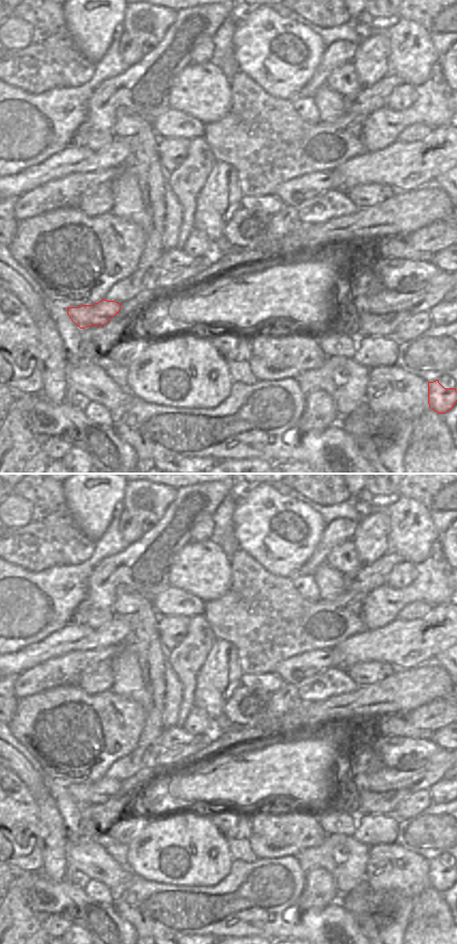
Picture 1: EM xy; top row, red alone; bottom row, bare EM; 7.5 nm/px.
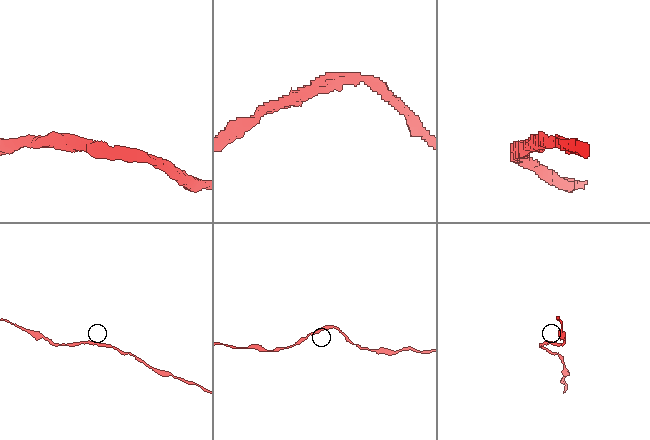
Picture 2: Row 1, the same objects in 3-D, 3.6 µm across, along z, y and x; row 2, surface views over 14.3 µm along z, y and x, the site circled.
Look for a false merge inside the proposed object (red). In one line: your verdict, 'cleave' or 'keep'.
keep

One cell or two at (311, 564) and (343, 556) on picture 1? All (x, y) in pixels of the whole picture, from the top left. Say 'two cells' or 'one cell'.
two cells

